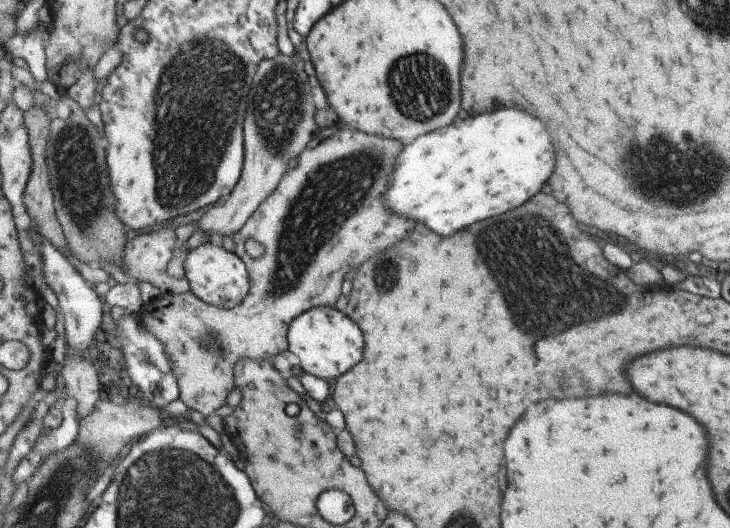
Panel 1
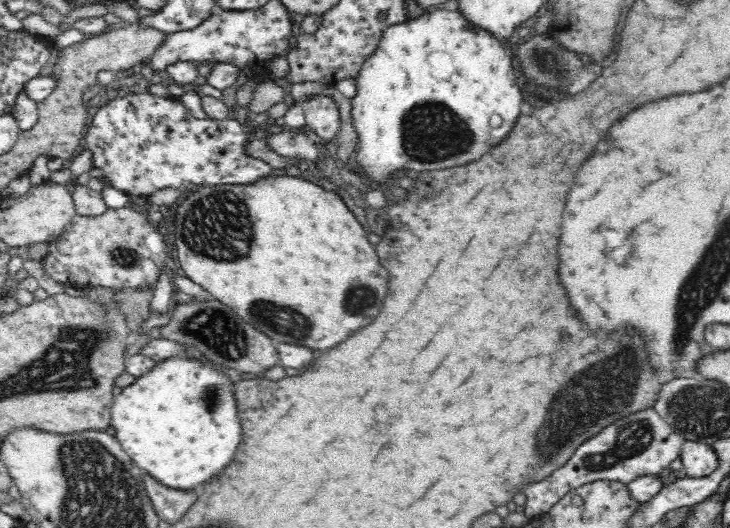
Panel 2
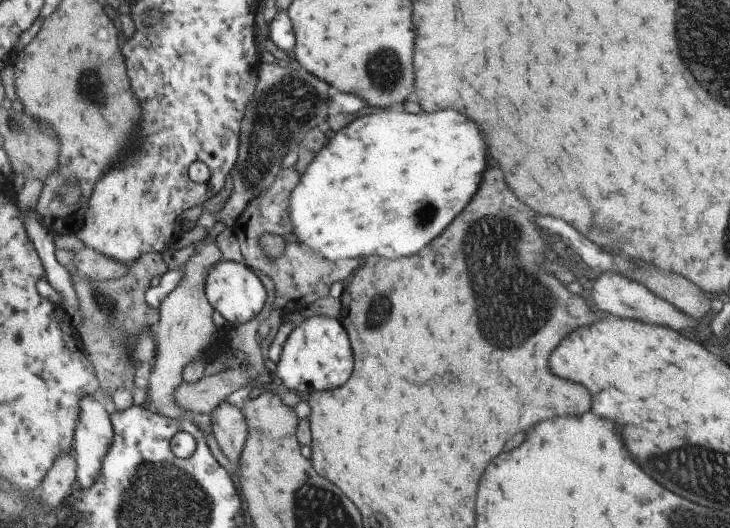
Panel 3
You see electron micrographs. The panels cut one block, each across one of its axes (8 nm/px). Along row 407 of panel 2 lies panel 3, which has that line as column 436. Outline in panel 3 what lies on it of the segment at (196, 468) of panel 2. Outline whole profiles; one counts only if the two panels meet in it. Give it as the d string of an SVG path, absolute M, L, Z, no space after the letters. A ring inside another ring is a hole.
M455 110L418 113L386 112L359 117L336 132L291 193L288 220L300 248L331 263L377 257L403 258L421 252L471 203L487 168L483 132Z

